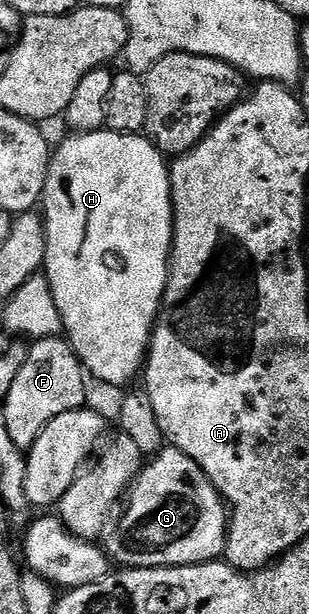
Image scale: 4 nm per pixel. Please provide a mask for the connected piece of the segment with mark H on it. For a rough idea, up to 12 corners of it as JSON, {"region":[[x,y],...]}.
{"region":[[69,135],[45,264],[90,378],[142,372],[173,192],[148,136]]}

